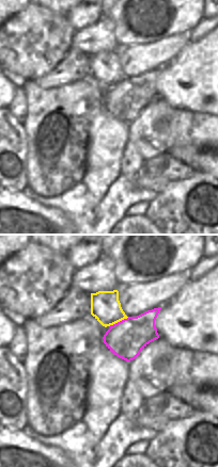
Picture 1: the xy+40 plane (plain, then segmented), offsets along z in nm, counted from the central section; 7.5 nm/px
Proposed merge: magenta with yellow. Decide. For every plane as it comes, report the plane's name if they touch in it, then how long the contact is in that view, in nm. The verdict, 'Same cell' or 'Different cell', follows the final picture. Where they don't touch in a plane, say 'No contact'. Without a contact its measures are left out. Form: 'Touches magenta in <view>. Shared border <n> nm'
Touches magenta in xy+40. Shared border 170 nm.

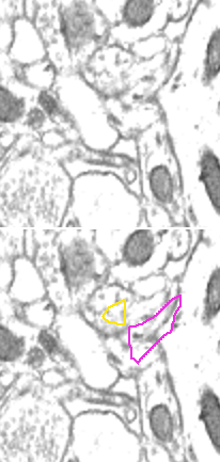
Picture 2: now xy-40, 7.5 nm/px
No contact.

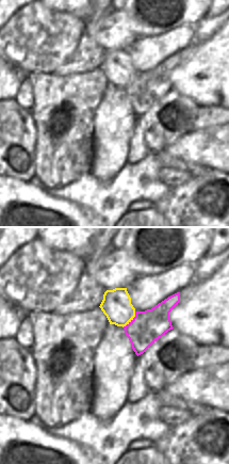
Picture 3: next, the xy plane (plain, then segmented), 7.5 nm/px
Touches magenta in xy. Shared border 160 nm.

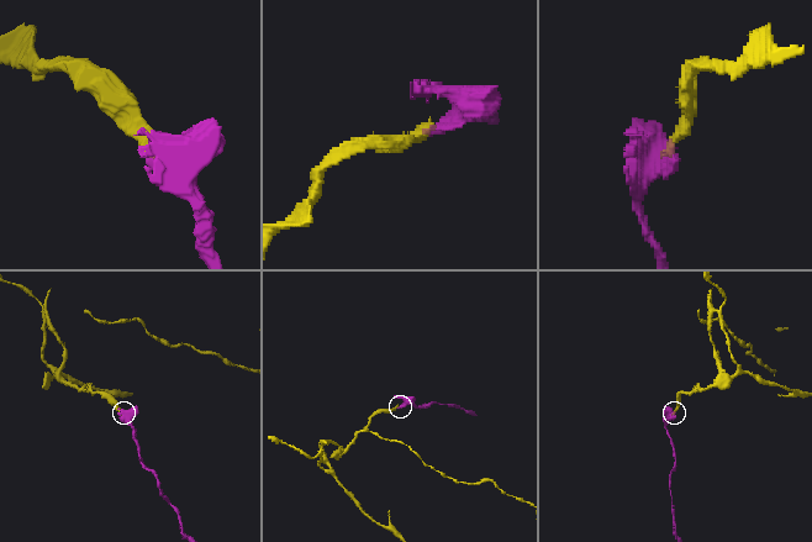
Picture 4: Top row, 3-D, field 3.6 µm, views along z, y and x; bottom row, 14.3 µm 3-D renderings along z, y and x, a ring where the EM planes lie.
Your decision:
Different cell.

